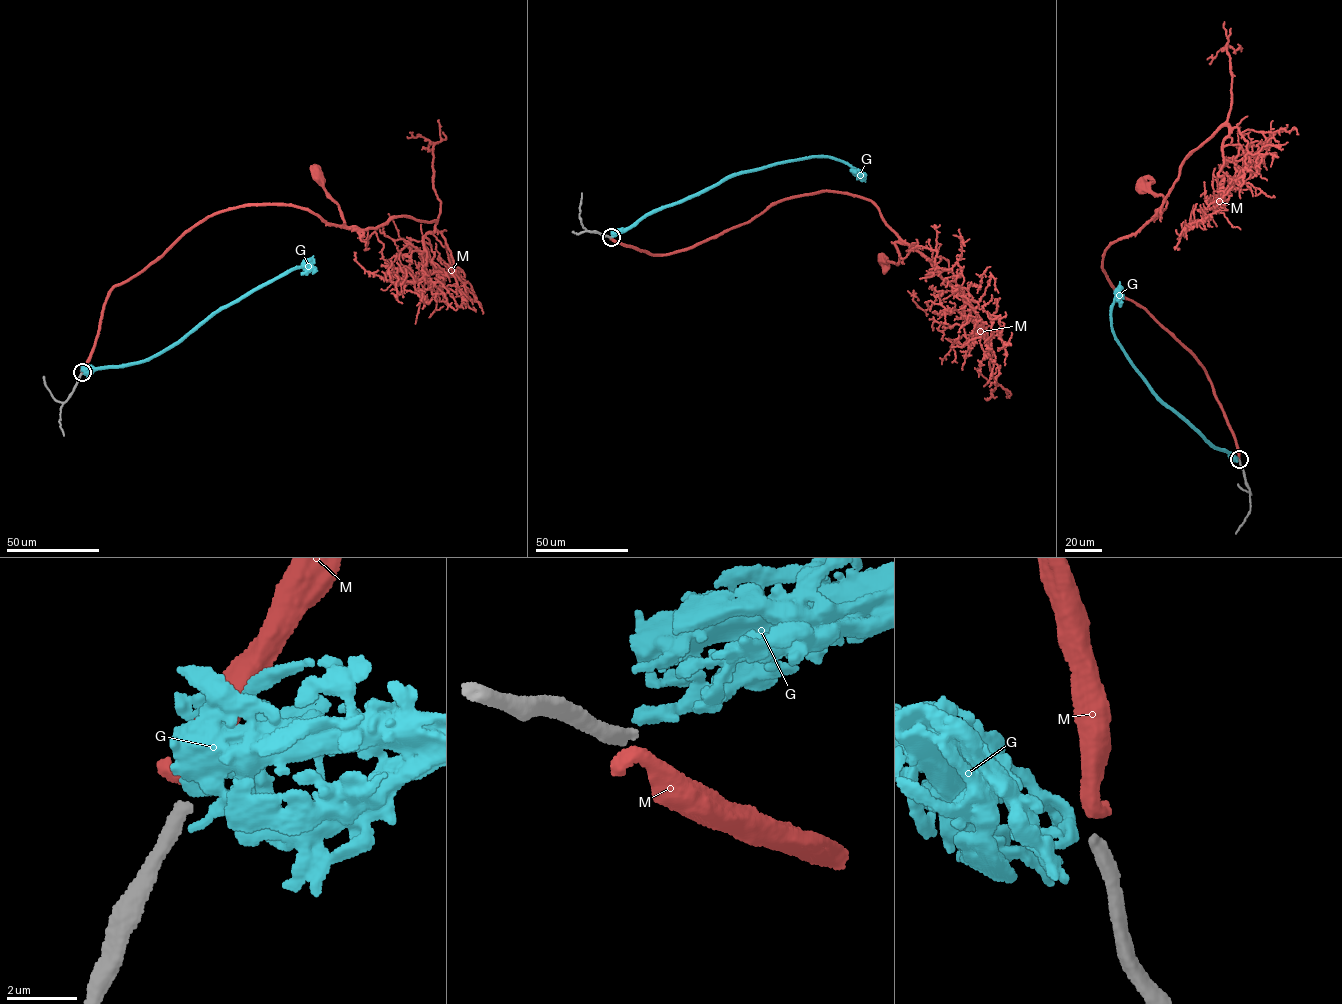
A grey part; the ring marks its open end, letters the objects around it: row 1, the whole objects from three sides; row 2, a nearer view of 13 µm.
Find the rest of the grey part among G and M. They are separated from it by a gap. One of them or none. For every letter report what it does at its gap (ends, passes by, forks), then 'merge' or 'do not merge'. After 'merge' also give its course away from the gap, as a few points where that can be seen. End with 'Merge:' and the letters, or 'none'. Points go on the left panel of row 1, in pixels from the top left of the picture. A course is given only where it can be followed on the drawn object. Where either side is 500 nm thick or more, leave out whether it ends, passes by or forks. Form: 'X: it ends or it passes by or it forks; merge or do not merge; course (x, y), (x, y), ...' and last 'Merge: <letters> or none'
G: do not merge
M: do not merge
Merge: none

